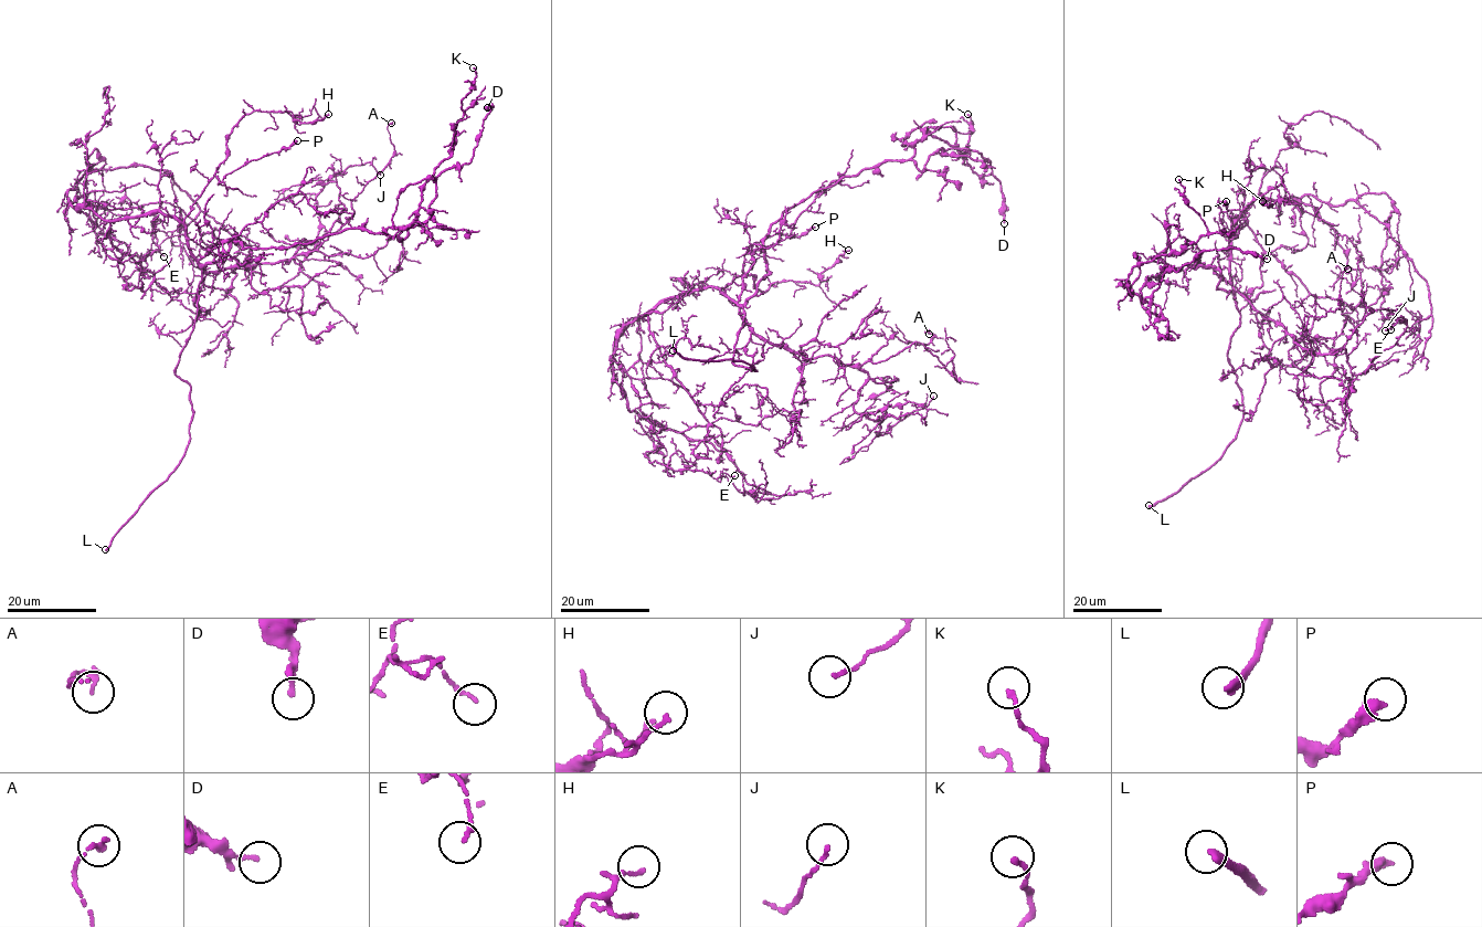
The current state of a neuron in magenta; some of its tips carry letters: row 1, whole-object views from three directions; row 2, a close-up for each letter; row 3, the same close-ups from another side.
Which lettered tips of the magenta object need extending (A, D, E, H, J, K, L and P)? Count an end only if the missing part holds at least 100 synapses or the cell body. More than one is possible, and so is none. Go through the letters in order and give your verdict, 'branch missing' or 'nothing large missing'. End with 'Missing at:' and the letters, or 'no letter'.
A: nothing large missing
D: nothing large missing
E: nothing large missing
H: nothing large missing
J: nothing large missing
K: nothing large missing
L: branch missing
P: nothing large missing
Missing at: L

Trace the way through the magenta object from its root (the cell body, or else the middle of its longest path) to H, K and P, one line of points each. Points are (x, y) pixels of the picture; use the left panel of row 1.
H: (187, 241), (184, 219), (226, 158), (225, 139), (242, 117), (255, 111), (286, 111), (311, 124), (328, 114)
K: (187, 241), (199, 259), (230, 238), (260, 249), (349, 229), (394, 236), (450, 155), (473, 67)
P: (187, 241), (184, 219), (213, 177), (215, 176), (219, 182), (251, 160), (279, 153), (297, 140)

